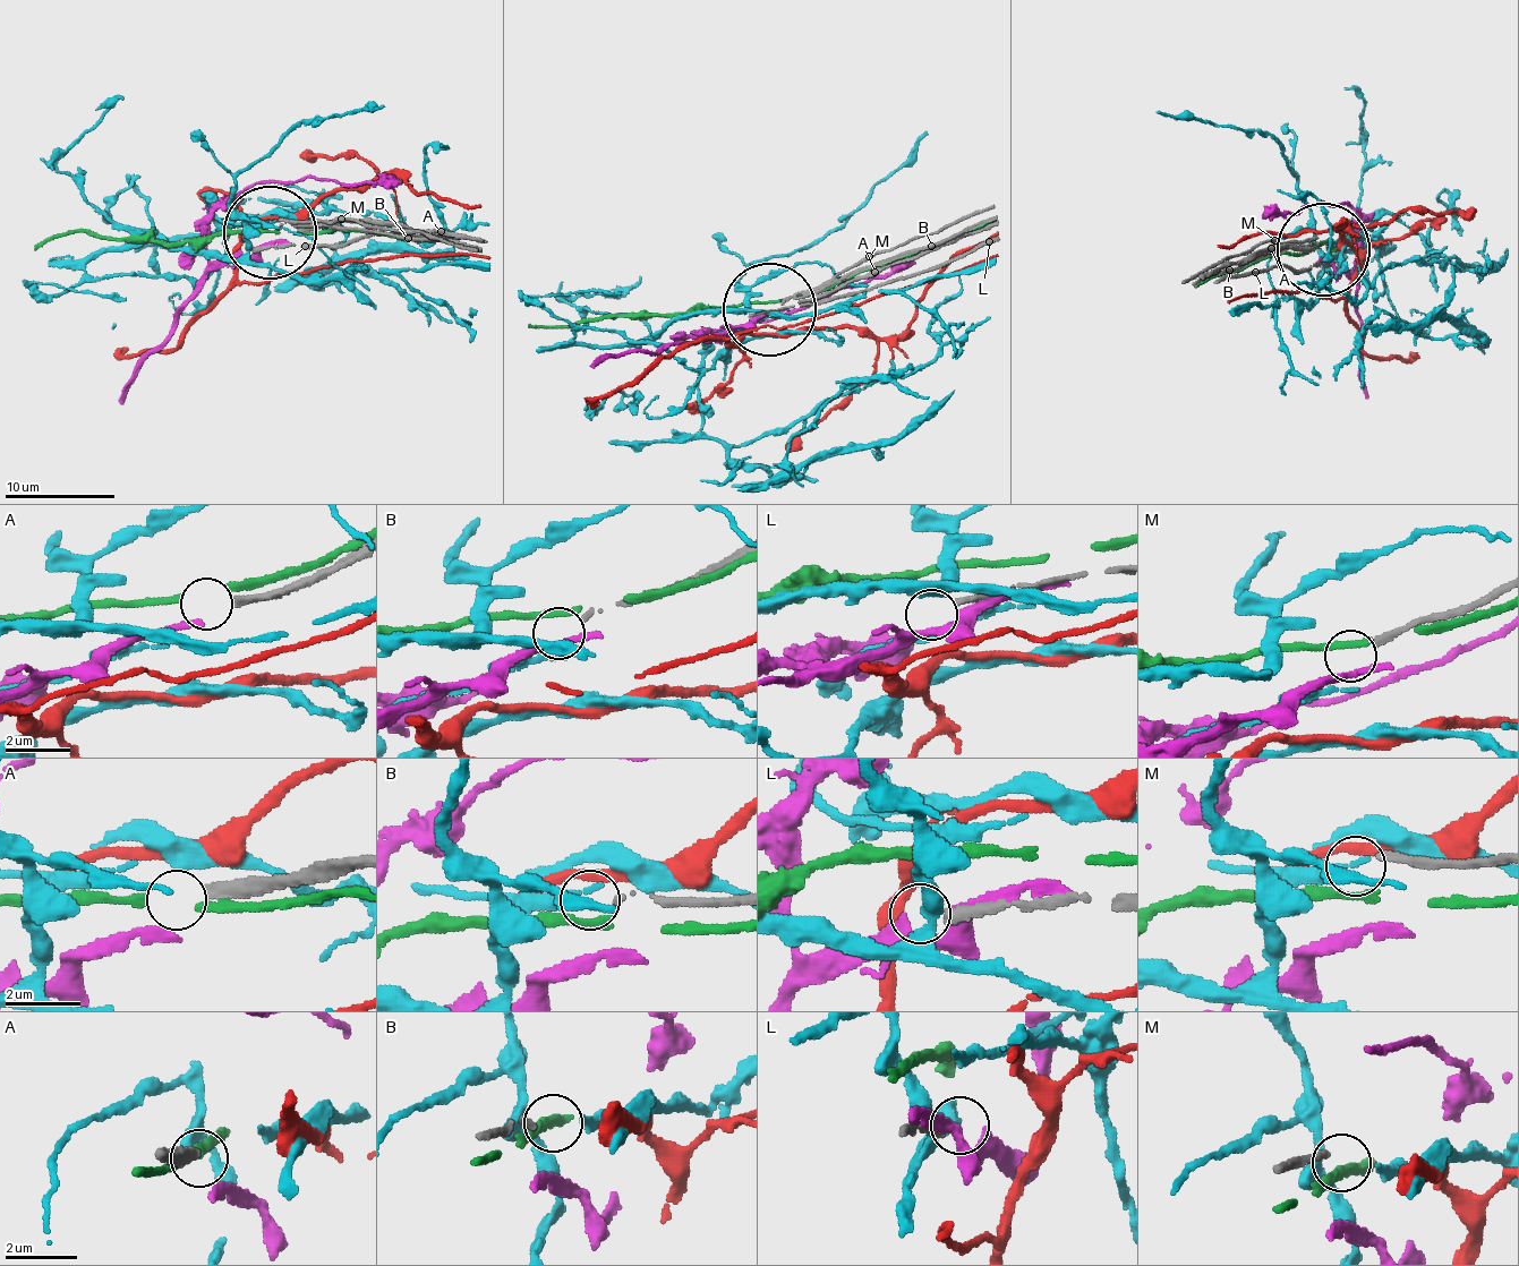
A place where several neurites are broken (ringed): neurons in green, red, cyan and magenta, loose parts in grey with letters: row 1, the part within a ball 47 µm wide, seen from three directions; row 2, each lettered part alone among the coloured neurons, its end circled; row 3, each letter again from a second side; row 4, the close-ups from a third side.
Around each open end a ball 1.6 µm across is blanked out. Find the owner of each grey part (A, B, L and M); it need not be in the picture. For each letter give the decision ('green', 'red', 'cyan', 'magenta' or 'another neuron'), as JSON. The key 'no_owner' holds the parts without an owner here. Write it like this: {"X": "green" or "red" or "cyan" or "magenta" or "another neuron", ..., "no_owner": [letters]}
{"A": "another neuron", "B": "another neuron", "L": "another neuron", "M": "another neuron", "no_owner": ["A", "B", "L", "M"]}

